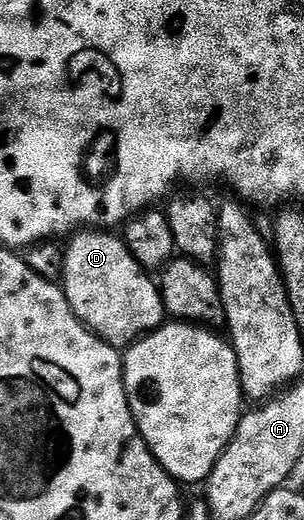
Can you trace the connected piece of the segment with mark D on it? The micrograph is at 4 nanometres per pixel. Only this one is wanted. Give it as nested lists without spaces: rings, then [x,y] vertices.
[[[86,228],[75,233],[69,242],[70,247],[64,250],[60,285],[78,321],[96,337],[115,348],[125,348],[167,321],[159,283],[155,279],[153,282],[153,277],[132,256],[125,237],[117,238],[106,228]]]

